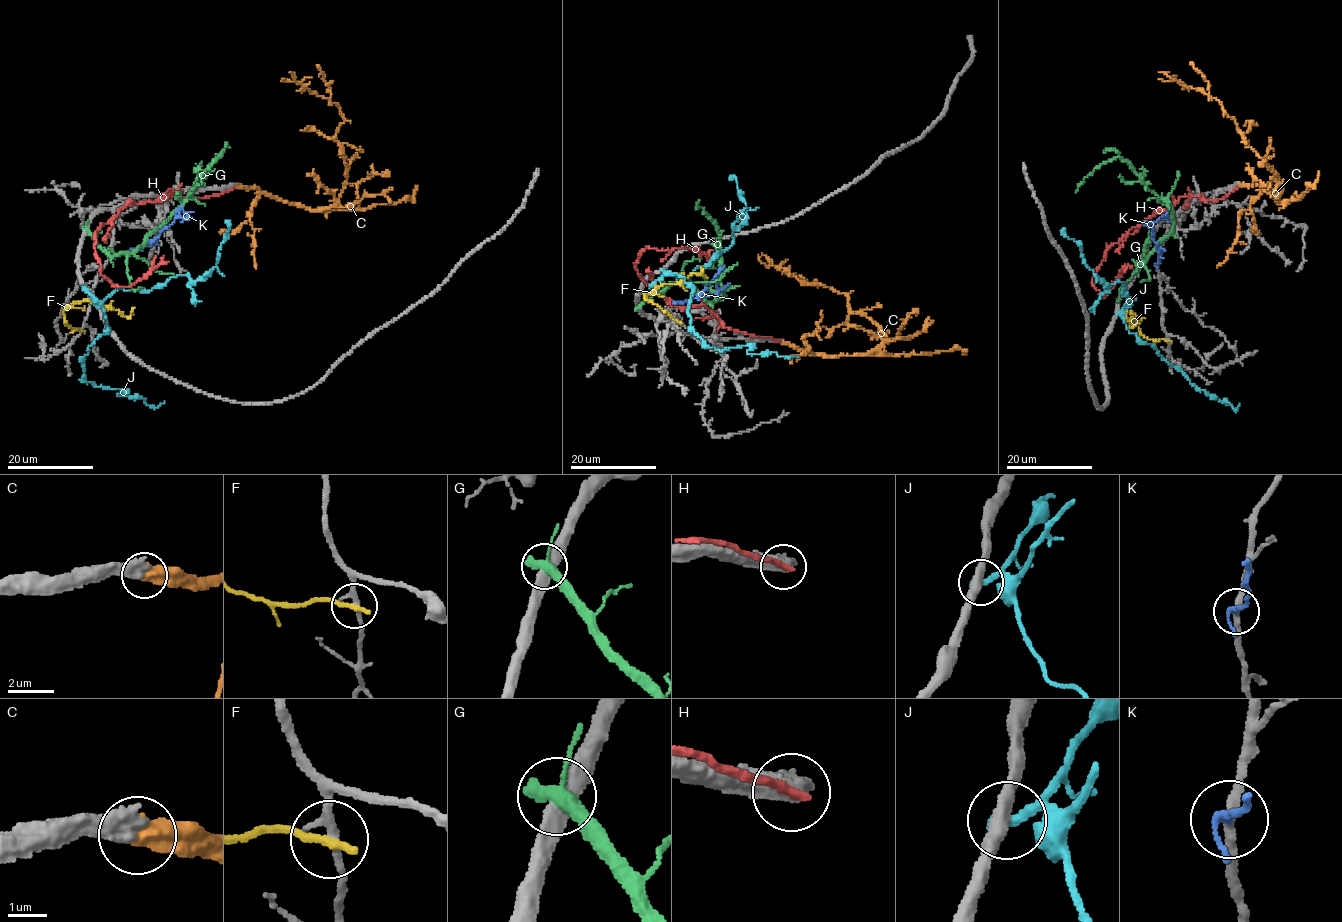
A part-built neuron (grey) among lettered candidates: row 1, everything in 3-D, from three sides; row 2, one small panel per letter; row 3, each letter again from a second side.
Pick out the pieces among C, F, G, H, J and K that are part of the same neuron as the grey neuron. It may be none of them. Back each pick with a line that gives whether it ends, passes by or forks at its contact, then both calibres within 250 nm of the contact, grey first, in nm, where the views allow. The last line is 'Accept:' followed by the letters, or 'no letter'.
C: it ends there; 600 nm thick on the grey side, 500 nm on the other
K: it passes by; 240 nm thick on the grey side, 140 nm on the other
Accept: C, K

